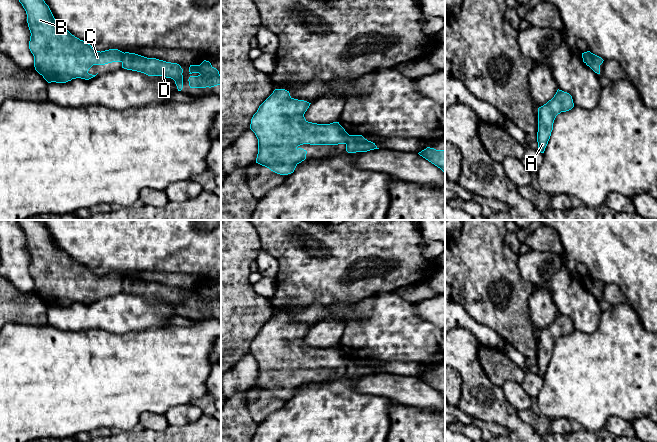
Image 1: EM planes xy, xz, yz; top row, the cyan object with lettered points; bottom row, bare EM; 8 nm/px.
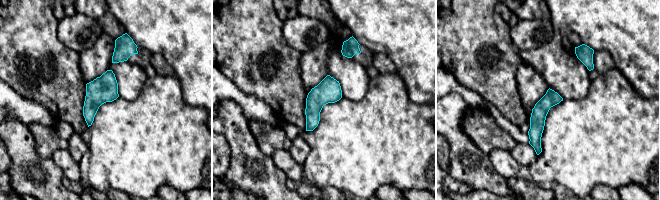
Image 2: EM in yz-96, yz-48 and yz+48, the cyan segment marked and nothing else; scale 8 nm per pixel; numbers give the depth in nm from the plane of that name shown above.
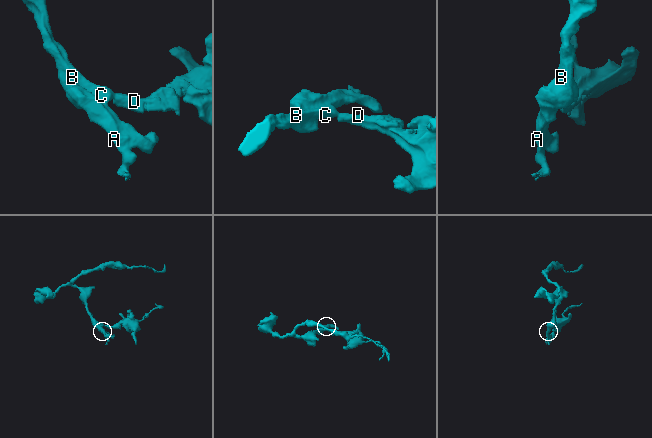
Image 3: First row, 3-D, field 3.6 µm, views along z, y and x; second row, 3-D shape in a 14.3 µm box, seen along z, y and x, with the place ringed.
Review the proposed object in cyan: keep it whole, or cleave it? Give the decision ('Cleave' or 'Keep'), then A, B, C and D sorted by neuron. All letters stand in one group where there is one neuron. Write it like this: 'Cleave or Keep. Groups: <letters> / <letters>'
Cleave. Groups: A B C / D

